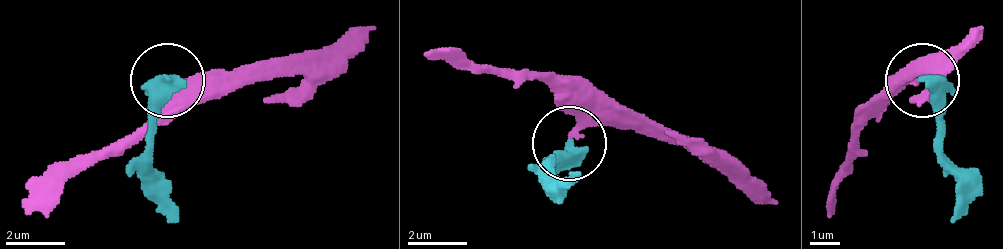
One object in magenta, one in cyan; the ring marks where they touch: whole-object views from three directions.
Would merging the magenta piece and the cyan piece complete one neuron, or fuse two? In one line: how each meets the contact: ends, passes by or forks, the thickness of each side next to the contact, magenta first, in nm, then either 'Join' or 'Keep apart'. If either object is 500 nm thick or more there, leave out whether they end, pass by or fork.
At the ring magenta ends. At the ring cyan passes by. Thickness 260 nm (magenta) against 400 nm. Join

